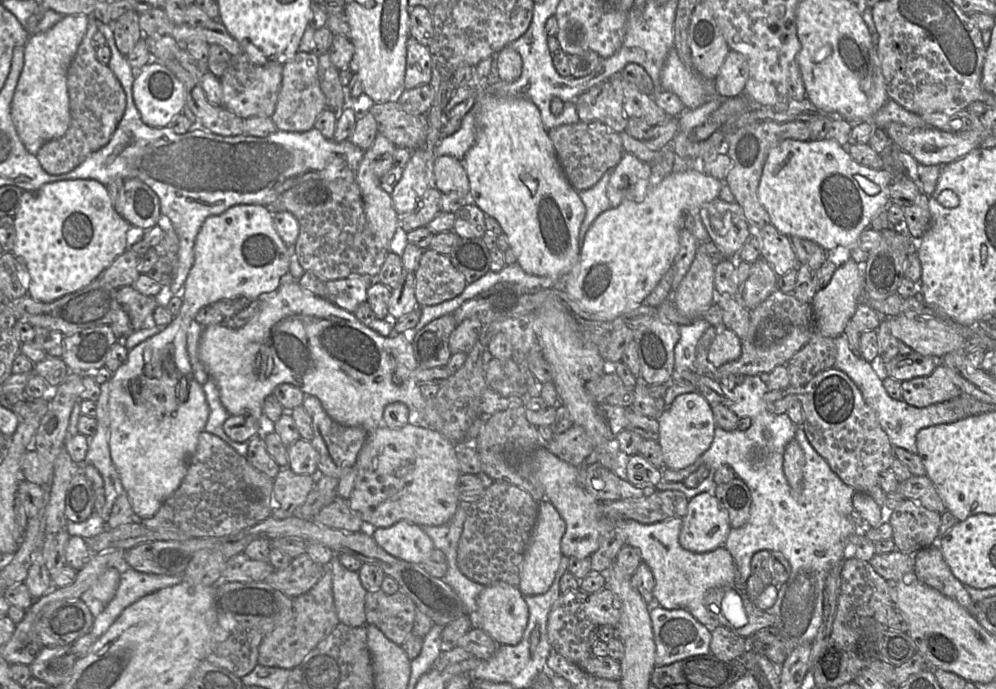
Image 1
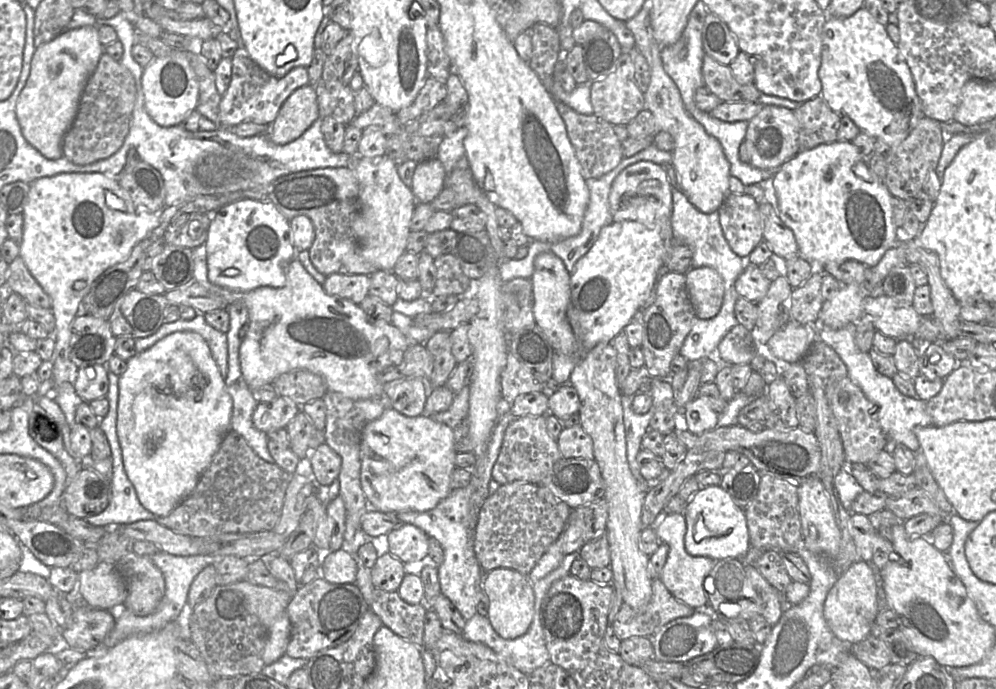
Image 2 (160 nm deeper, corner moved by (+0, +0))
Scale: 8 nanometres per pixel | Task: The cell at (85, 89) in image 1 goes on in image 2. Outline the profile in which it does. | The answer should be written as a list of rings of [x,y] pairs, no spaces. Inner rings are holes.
[[[105,52],[87,81],[81,95],[77,116],[65,134],[62,157],[76,165],[89,165],[116,153],[129,132],[136,100],[135,80],[131,72]]]

